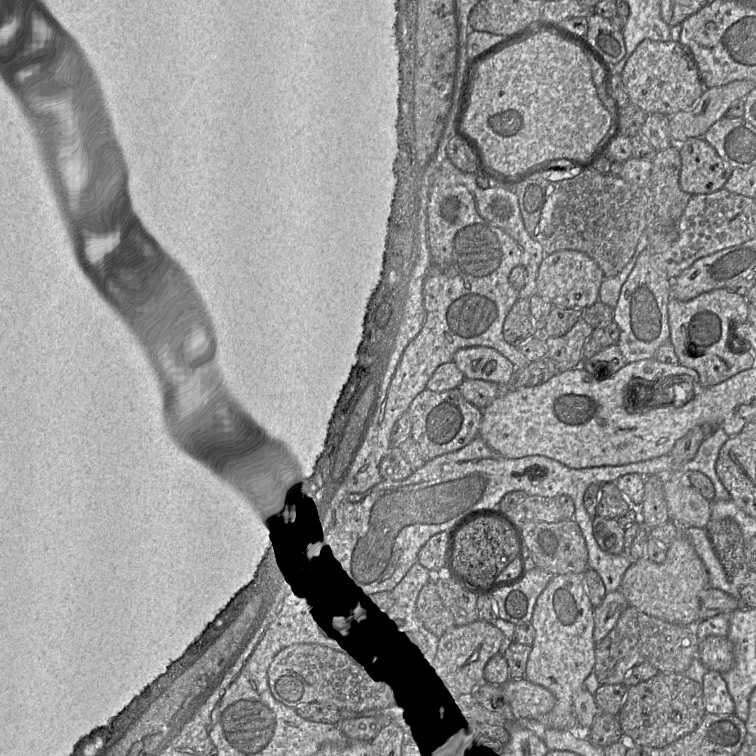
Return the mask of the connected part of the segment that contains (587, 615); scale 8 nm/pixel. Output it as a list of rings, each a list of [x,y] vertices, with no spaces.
[[[583,574],[556,575],[551,579],[534,606],[530,621],[533,628],[531,652],[525,671],[516,683],[526,689],[548,691],[554,696],[555,705],[539,720],[522,719],[507,724],[527,729],[541,740],[547,729],[568,730],[578,739],[587,740],[590,728],[578,725],[572,705],[595,663],[594,609],[584,585]]]

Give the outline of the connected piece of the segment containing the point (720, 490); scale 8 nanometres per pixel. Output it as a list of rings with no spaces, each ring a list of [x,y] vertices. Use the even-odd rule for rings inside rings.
[[[721,427],[713,428],[712,432],[702,441],[694,458],[683,466],[681,472],[698,471],[706,475],[715,489],[714,500],[730,500],[731,496],[725,489],[716,473],[716,461],[723,444],[729,435]]]

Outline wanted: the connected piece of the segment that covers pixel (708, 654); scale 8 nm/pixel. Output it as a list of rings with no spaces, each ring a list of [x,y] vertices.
[[[706,637],[699,642],[697,657],[707,670],[724,673],[734,664],[733,644],[728,637]]]

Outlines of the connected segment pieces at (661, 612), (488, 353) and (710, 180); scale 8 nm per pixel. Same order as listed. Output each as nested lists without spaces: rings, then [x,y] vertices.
[[[680,529],[680,535],[677,537],[677,539],[673,542],[673,544],[666,549],[666,559],[663,563],[654,563],[647,558],[640,558],[634,564],[632,564],[627,571],[625,572],[622,582],[619,588],[619,591],[623,594],[623,596],[626,598],[626,600],[629,603],[630,607],[635,608],[636,610],[653,617],[659,621],[662,621],[666,624],[674,625],[674,626],[681,626],[681,627],[695,627],[701,620],[700,620],[700,593],[702,591],[708,590],[710,588],[710,582],[709,582],[709,576],[707,569],[696,553],[693,545],[682,536],[682,531]]]
[[[489,347],[460,349],[453,362],[465,379],[497,383],[504,387],[515,371],[515,366],[502,354]]]
[[[702,137],[688,138],[679,145],[679,185],[690,195],[710,194],[722,189],[732,168]]]

